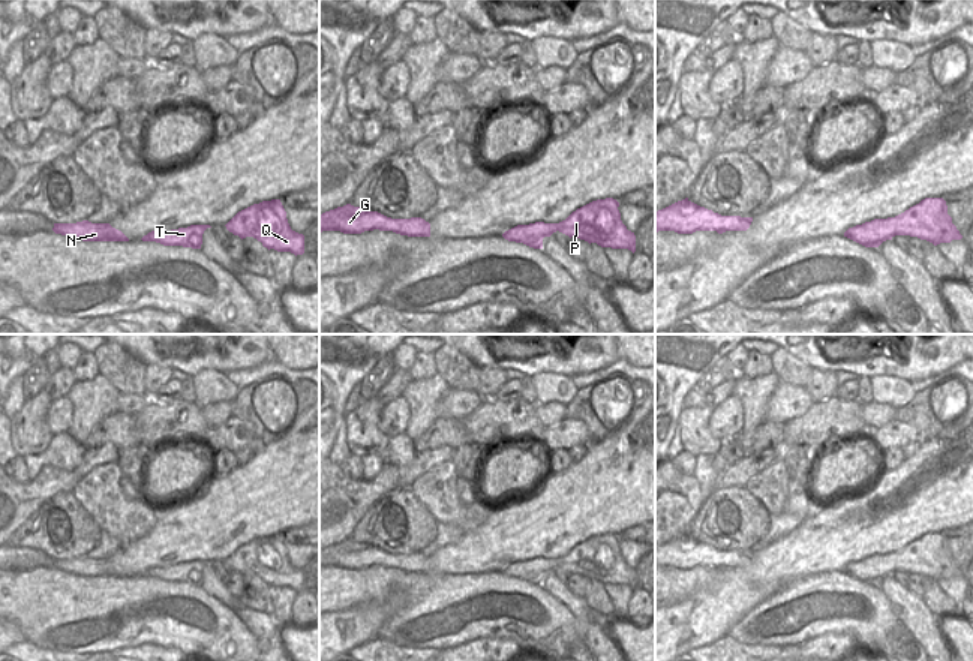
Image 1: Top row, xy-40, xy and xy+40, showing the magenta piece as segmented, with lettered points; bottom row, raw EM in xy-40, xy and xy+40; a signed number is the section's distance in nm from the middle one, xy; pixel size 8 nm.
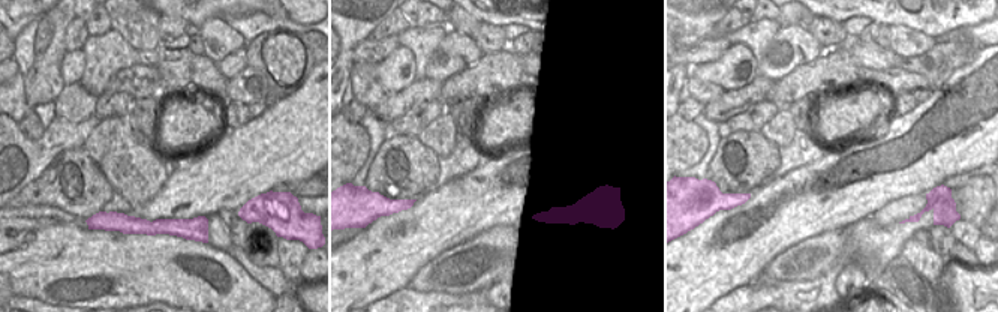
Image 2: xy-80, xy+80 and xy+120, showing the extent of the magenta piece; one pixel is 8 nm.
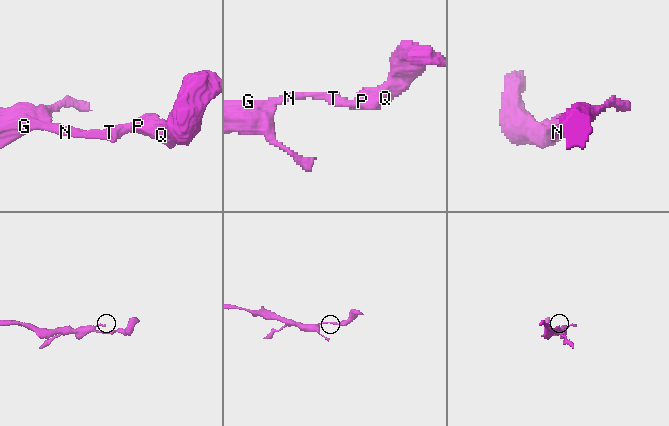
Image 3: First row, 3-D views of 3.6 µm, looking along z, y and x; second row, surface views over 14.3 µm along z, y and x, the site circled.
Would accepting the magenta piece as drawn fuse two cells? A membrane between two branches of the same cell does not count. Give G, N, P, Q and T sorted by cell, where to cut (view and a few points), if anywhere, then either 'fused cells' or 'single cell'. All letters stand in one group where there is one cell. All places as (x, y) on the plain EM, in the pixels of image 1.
G N P Q T; no cut; single cell

